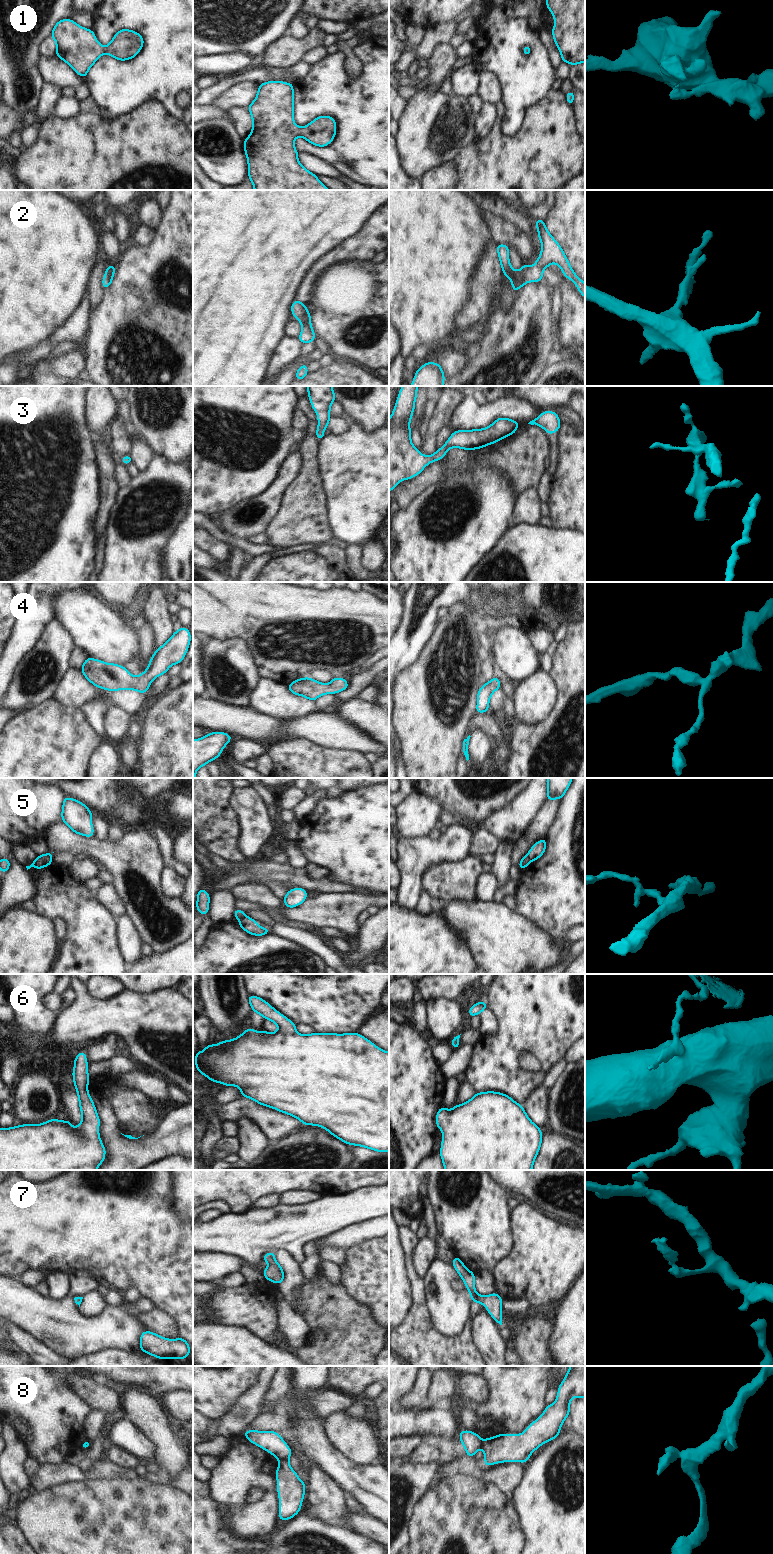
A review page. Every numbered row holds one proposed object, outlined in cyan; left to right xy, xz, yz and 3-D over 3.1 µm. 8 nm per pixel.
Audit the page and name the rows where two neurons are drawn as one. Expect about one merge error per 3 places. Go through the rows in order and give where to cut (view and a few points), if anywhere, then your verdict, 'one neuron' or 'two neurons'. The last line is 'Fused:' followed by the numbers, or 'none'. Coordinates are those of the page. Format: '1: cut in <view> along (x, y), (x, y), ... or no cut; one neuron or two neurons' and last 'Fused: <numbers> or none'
1: no cut; one neuron
2: no cut; one neuron
3: no cut; one neuron
4: no cut; one neuron
5: cut in xz along (246, 916), (239, 921); two neurons
6: no cut; one neuron
7: no cut; one neuron
8: cut in xz along (287, 1458), (279, 1460); two neurons
Fused: 5, 8

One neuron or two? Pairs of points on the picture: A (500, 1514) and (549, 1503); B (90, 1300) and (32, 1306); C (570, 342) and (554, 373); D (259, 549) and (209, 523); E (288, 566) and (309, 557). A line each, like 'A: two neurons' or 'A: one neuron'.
A: two neurons
B: two neurons
C: two neurons
D: one neuron
E: one neuron

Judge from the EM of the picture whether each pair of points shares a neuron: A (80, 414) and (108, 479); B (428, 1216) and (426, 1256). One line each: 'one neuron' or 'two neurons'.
A: two neurons
B: one neuron

